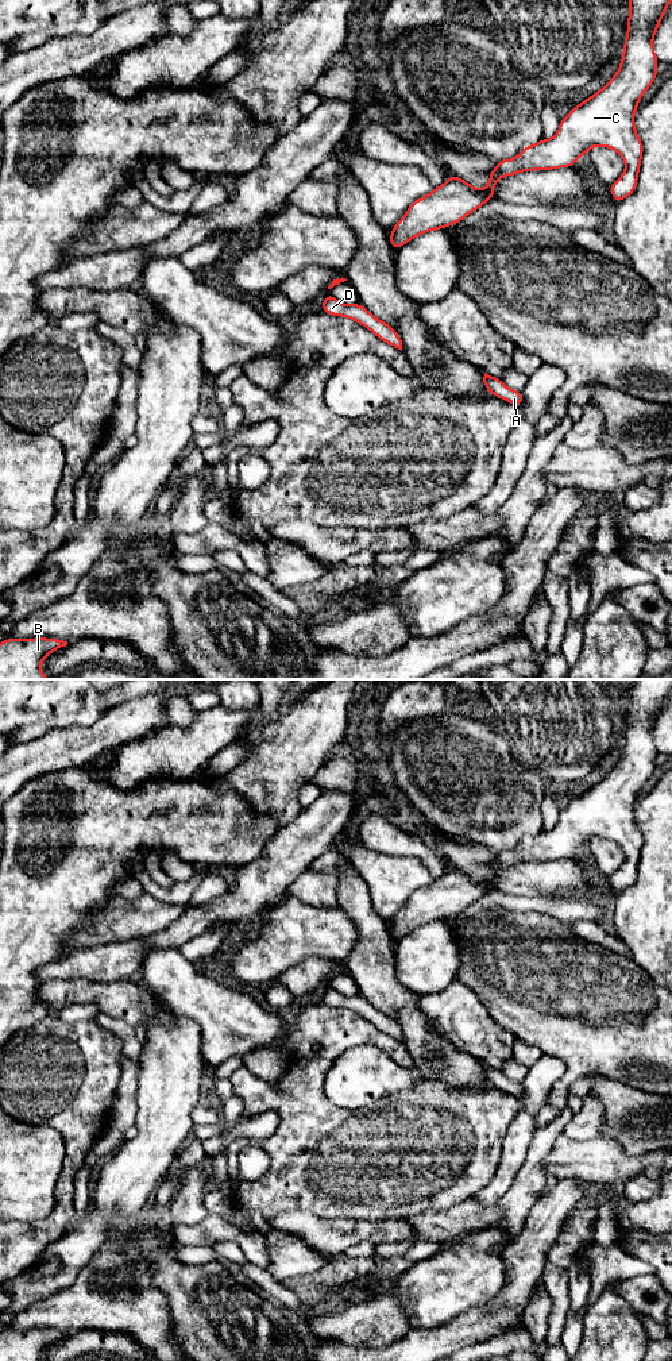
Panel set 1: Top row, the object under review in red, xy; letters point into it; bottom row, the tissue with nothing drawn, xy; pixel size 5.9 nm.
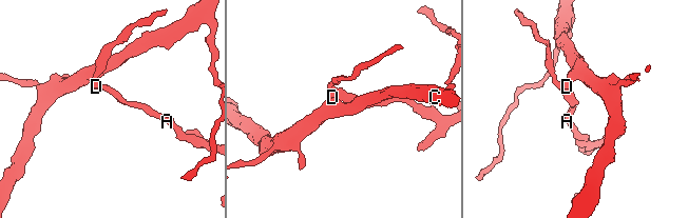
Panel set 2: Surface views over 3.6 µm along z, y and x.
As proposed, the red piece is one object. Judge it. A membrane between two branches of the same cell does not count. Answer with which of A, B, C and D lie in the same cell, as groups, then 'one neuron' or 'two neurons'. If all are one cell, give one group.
groups A D / B C; two neurons

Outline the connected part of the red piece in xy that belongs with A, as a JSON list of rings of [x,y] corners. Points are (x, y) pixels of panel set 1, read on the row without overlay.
[[[484,1064],[483,1073],[484,1073],[486,1082],[494,1086],[495,1088],[502,1090],[503,1092],[507,1092],[510,1095],[514,1095],[518,1099],[522,1096],[524,1094],[522,1084],[507,1079],[499,1069],[491,1068]]]

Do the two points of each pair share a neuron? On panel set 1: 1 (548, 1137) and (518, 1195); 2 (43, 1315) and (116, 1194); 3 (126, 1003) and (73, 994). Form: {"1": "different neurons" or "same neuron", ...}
{"1": "same neuron", "2": "different neurons", "3": "same neuron"}

